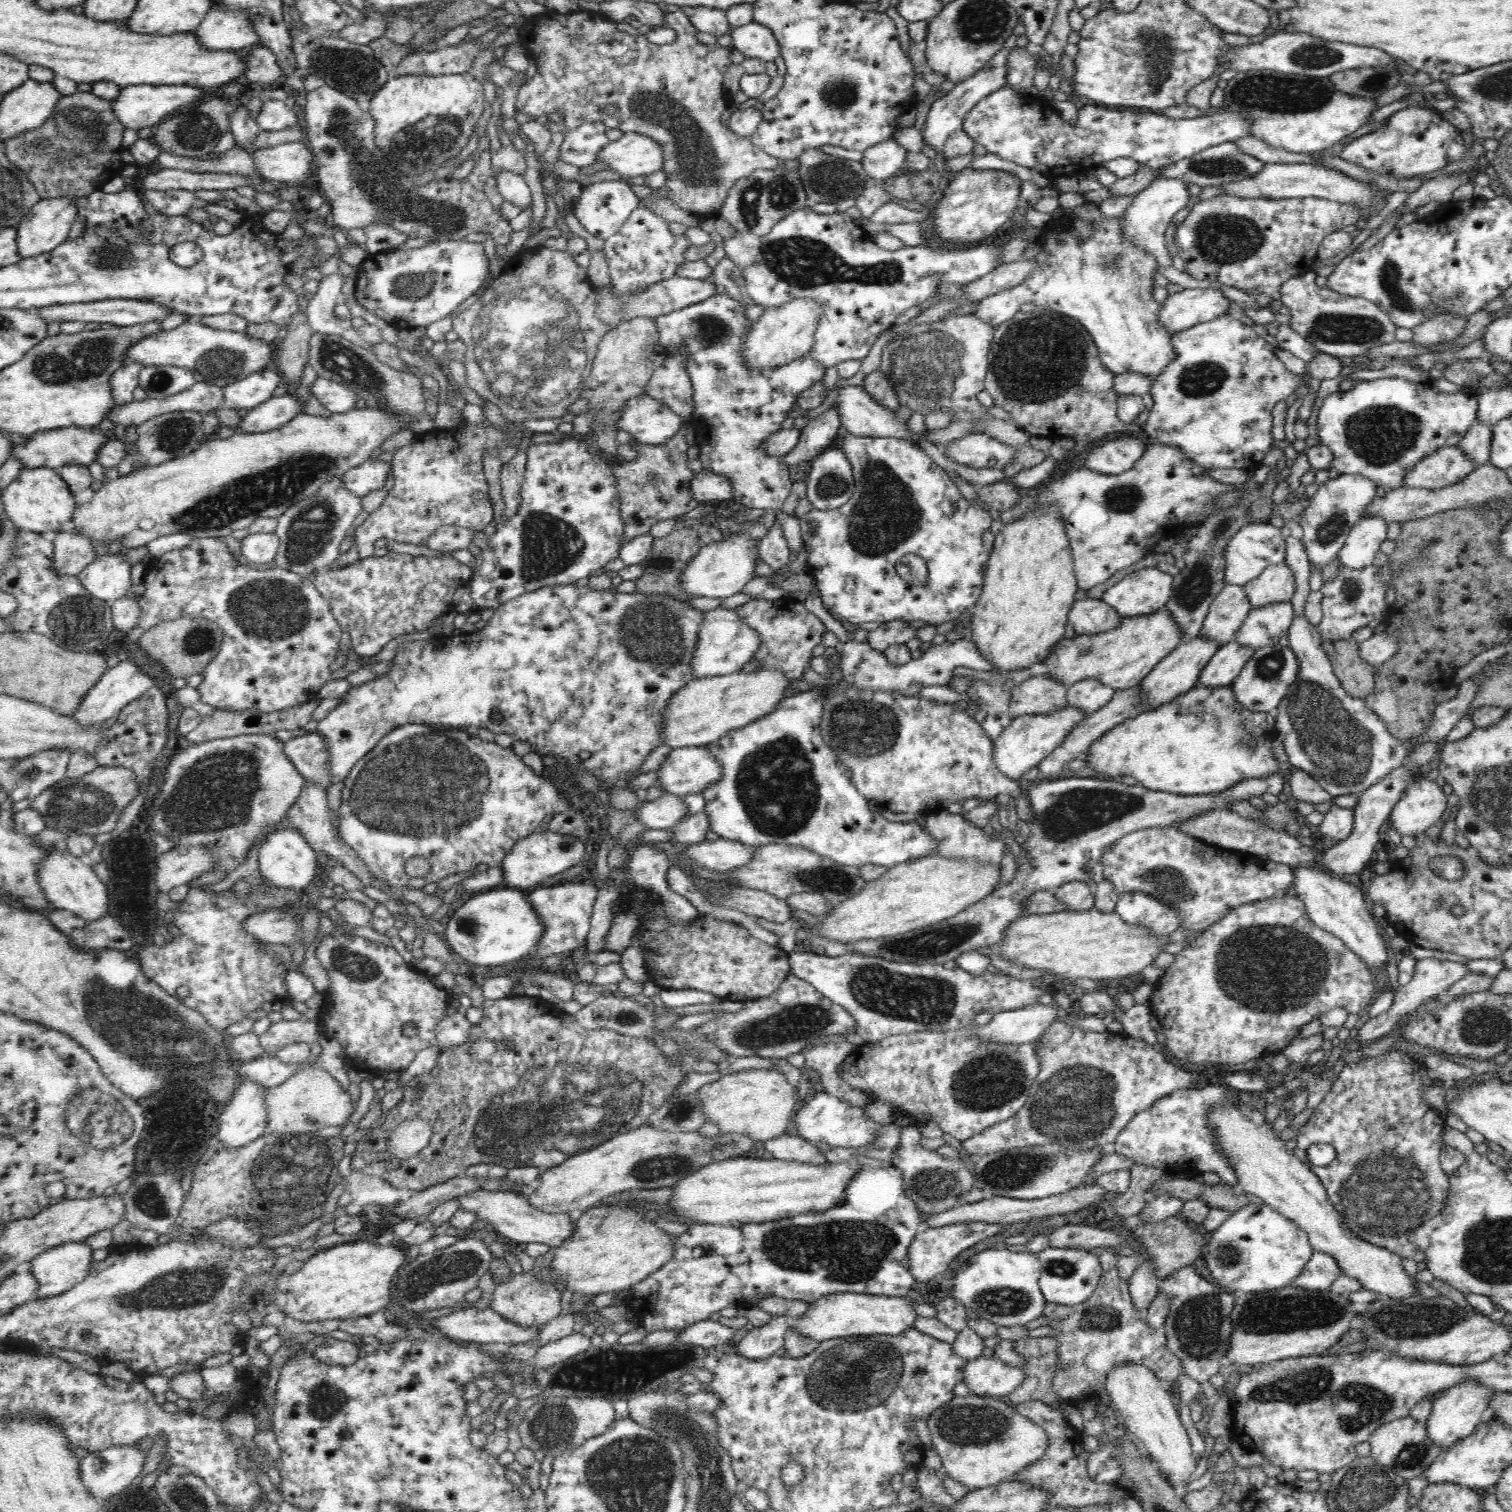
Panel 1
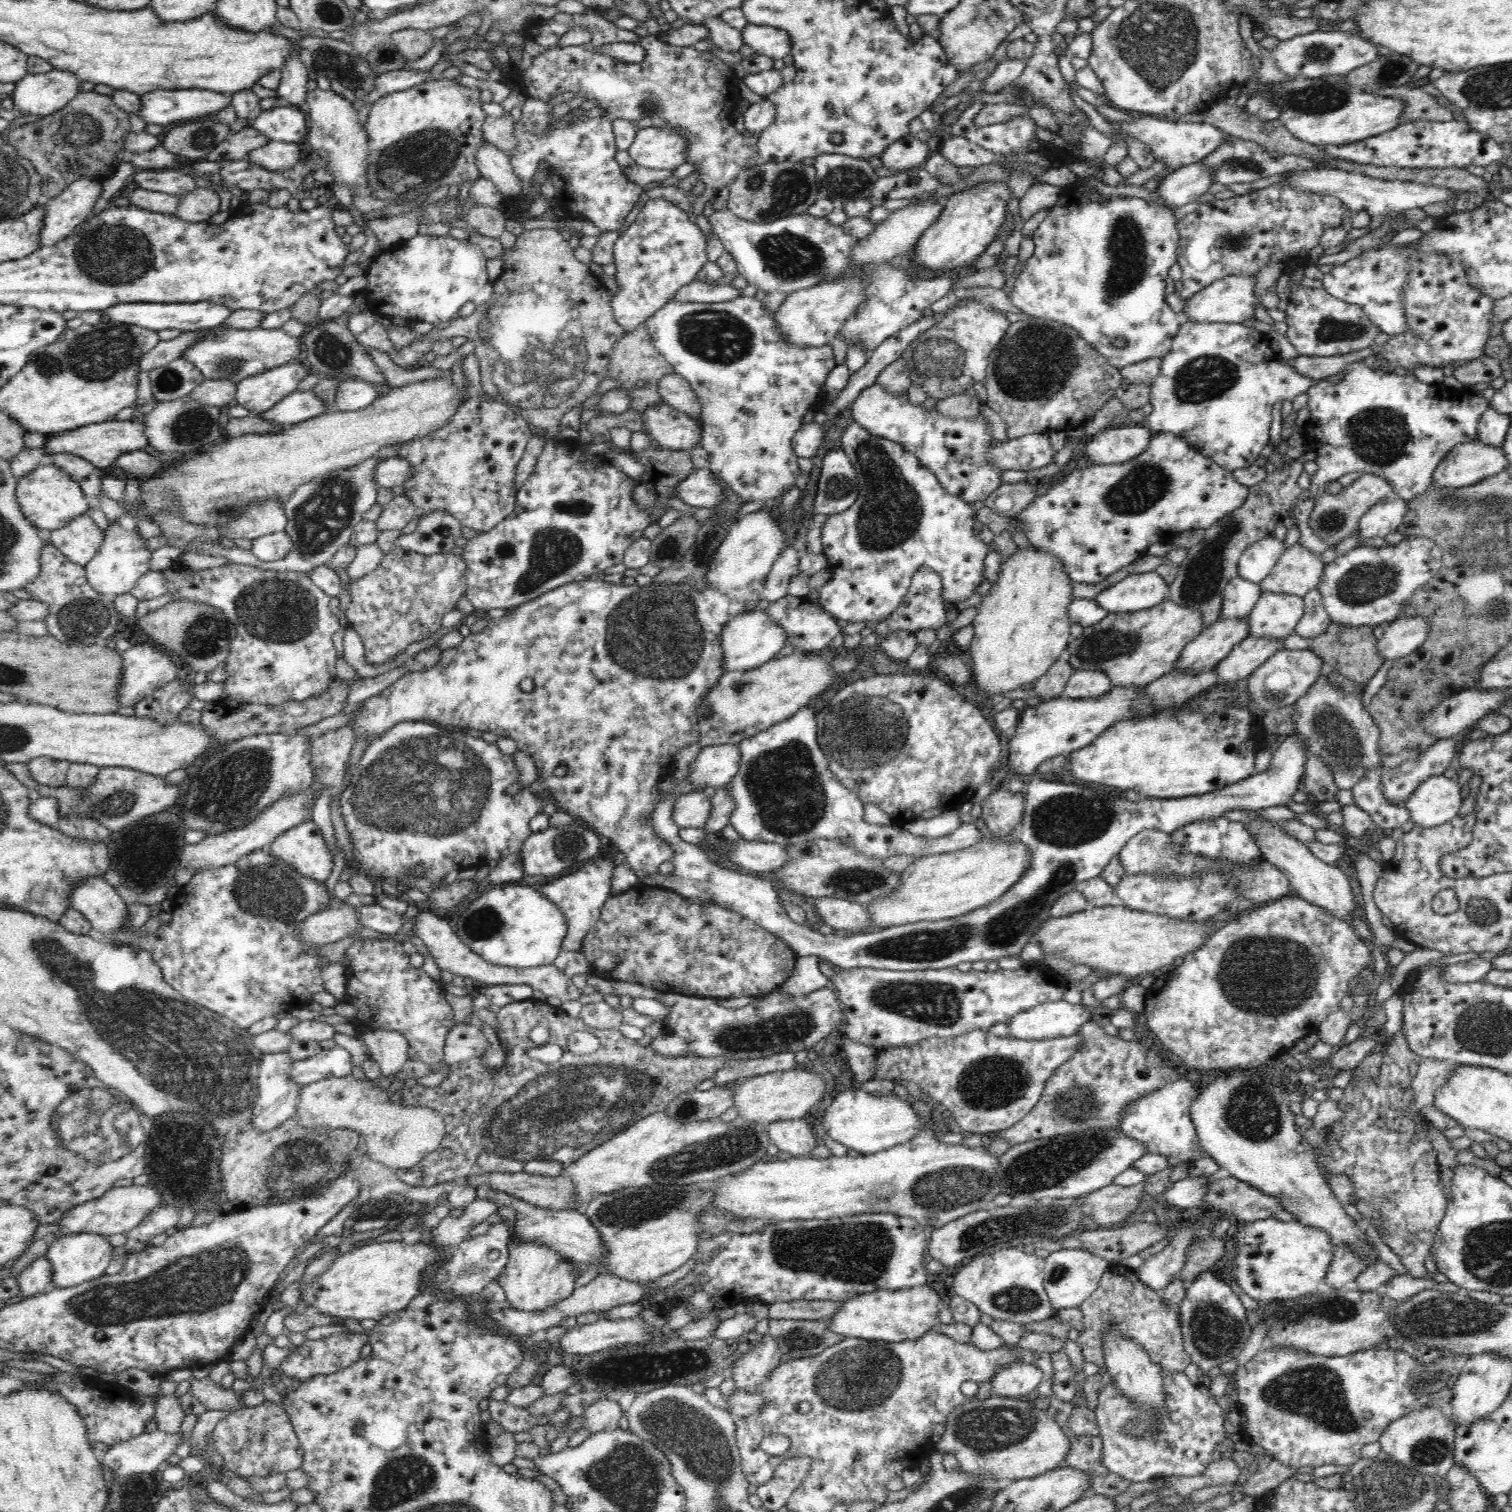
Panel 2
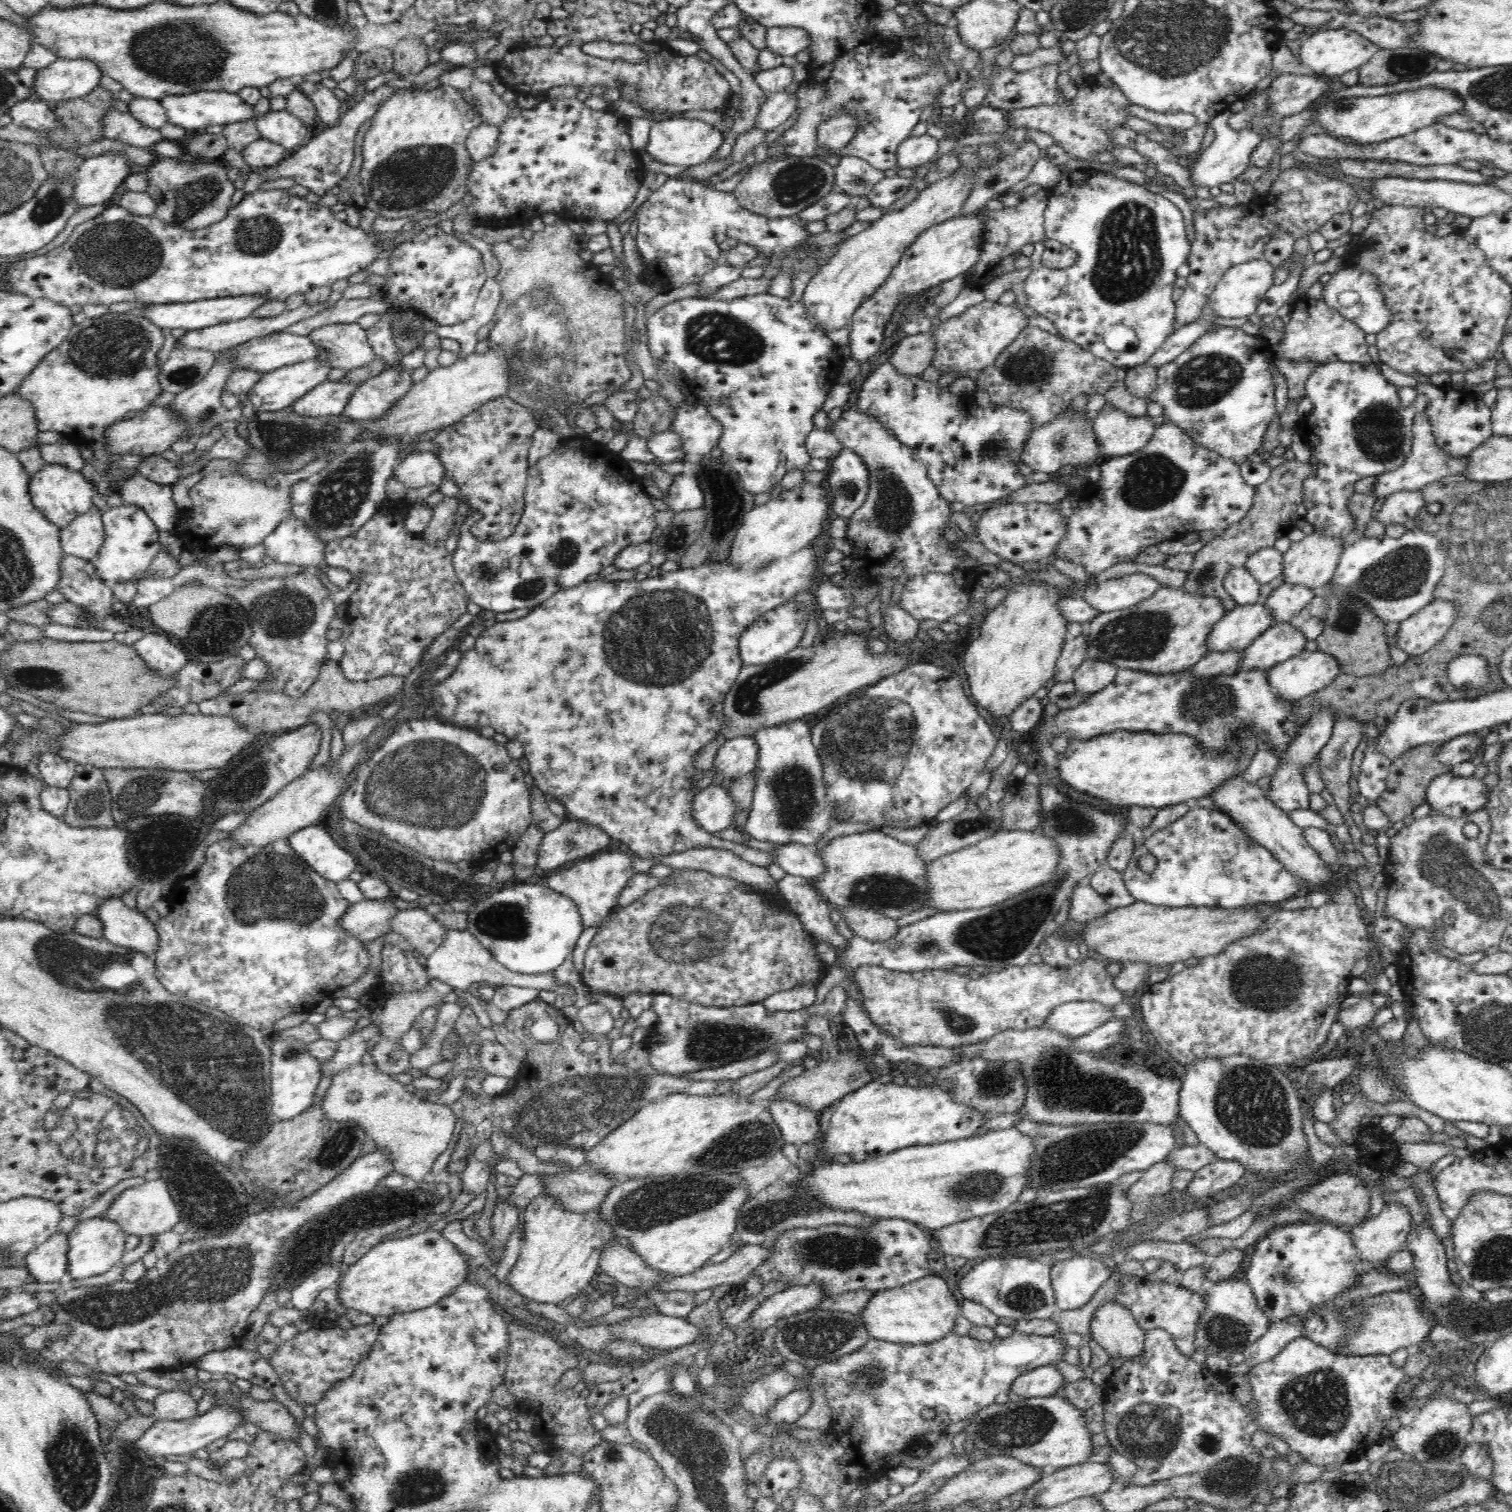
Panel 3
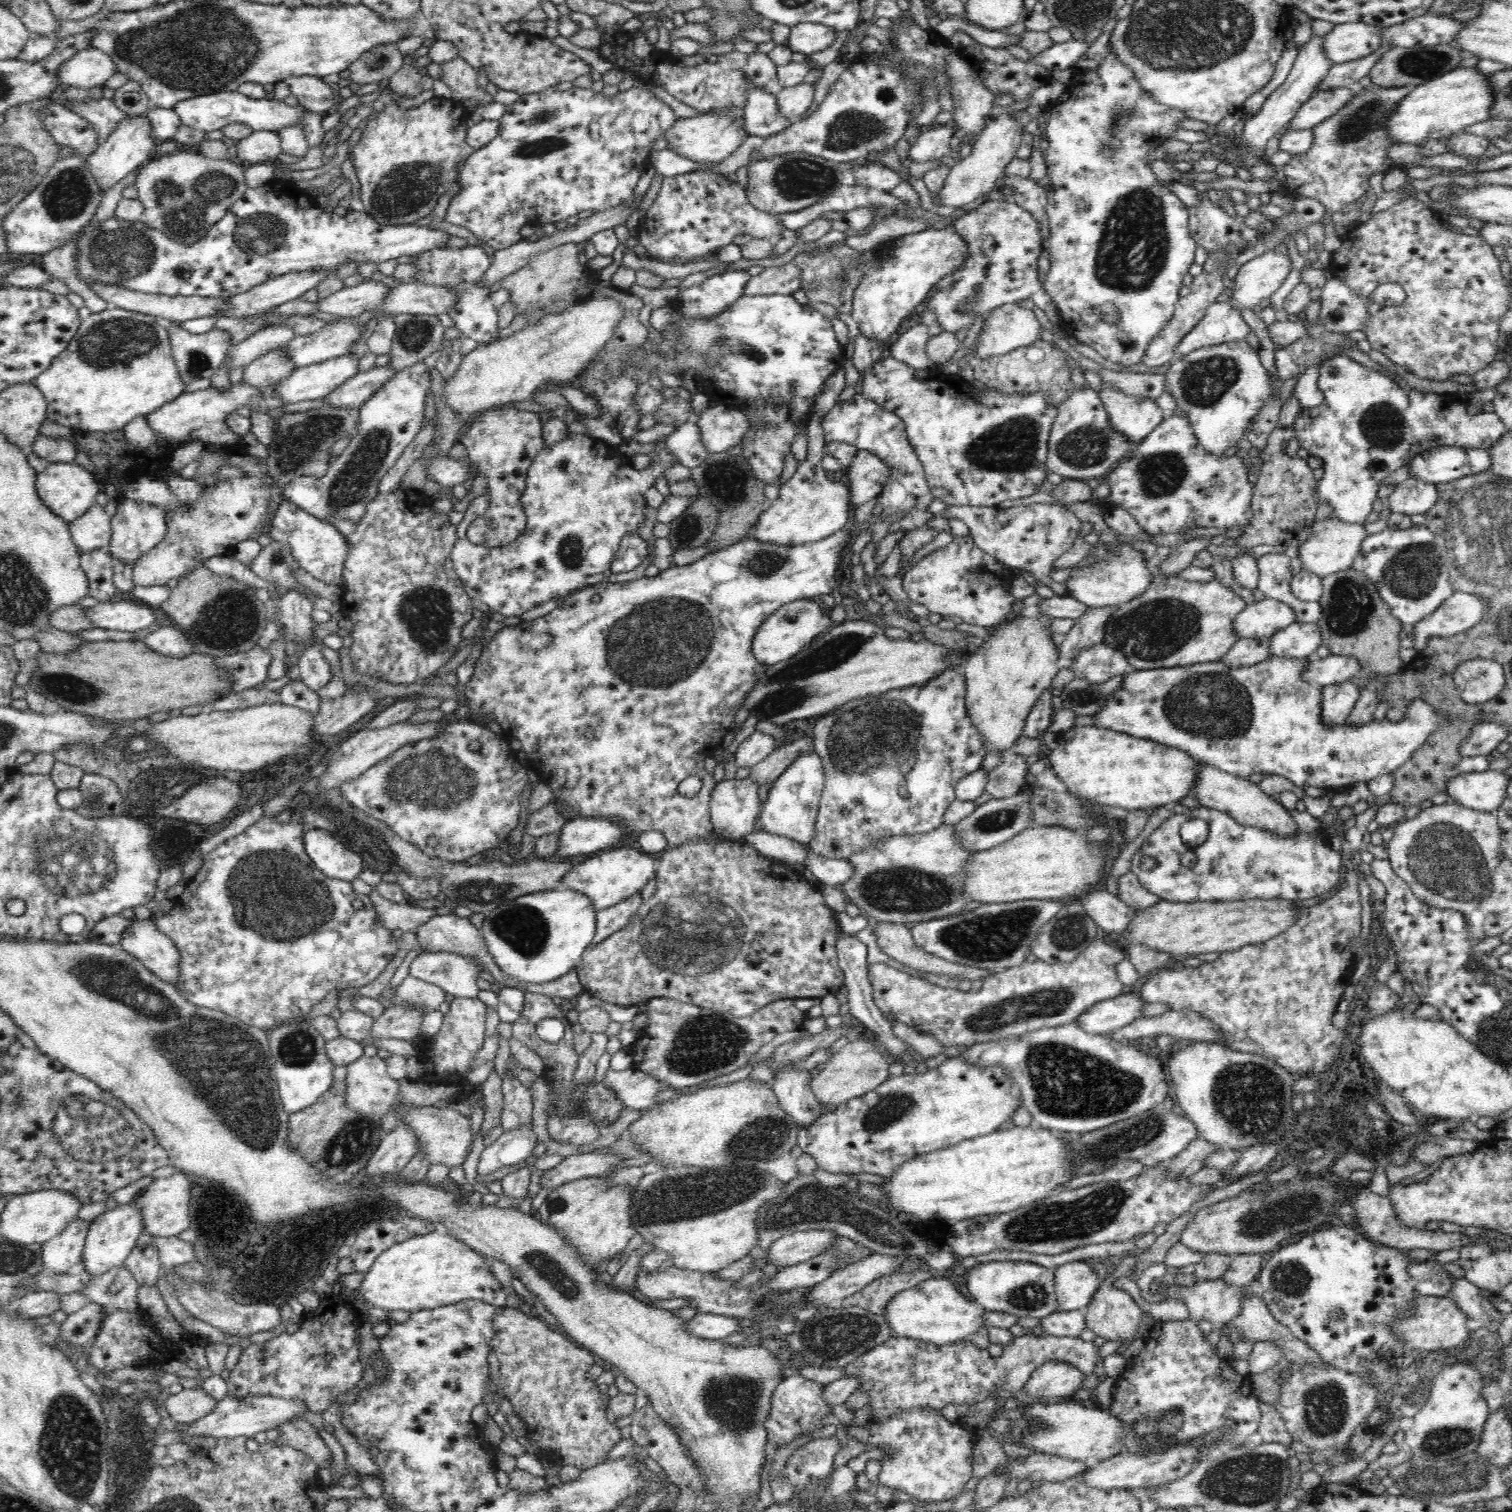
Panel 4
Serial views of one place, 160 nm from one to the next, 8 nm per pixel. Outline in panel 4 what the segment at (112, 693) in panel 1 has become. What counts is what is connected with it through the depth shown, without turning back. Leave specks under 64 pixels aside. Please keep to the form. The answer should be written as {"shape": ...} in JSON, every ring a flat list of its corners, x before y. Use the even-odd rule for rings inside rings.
{"shape":[[161,626,143,638,144,644,164,656,184,658,193,653,189,637,177,626]]}

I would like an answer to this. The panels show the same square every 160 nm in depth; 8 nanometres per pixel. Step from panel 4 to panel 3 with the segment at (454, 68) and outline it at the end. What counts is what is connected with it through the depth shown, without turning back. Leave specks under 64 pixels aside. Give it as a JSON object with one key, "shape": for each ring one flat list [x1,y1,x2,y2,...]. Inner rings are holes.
{"shape":[[474,77,468,92,475,96,483,124,494,125,498,128,505,124,508,116,510,116,511,109,501,96,492,91,489,82,480,81]]}

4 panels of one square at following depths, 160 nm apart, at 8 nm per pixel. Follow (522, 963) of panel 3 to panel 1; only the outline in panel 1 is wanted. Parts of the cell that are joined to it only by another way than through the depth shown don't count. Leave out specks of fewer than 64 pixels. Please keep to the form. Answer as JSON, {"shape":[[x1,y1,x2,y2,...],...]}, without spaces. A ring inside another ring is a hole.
{"shape":[[499,887,481,893,477,892,457,904,453,909,450,920,448,920,443,939,456,957,460,956,473,964,501,970,506,962,522,960,524,956,530,956,536,950,536,946,538,946,538,942,540,942,540,938,544,936,544,933,540,917,528,902,527,896,524,896,520,890,500,890,500,888,508,887]]}

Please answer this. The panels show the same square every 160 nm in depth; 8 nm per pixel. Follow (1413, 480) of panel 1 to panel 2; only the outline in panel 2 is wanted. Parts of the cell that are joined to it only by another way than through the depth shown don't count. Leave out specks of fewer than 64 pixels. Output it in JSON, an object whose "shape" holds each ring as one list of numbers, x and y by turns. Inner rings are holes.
{"shape":[[1477,440,1464,444,1457,444,1448,456,1438,464,1434,472,1434,484,1442,487,1460,488,1471,484,1476,484,1479,480,1487,479,1488,476,1496,476,1508,468,1508,459,1503,453,1501,446,1482,444]]}

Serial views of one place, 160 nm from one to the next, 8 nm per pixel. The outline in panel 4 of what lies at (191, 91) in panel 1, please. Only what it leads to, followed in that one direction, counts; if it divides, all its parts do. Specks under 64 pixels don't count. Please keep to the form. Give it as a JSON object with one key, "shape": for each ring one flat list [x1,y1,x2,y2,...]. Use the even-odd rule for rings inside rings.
{"shape":[[228,91,207,93,205,96,195,96,176,103,173,108,180,117,183,126,202,130,209,133,215,130,221,130,235,123,246,124,254,131,274,131,288,128,288,126,300,126,303,112,305,109,301,105,288,106,284,101,278,101,275,98,270,100,265,97,260,100,254,100,249,96,244,96,240,92]]}

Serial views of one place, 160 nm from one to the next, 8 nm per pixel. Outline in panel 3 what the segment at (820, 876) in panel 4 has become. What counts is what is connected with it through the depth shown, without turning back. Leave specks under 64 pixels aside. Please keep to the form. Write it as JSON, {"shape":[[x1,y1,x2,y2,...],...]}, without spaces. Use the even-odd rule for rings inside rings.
{"shape":[[782,844,770,852,770,857,773,858,774,864,784,869,788,875,814,880,826,872,824,860,808,845]]}

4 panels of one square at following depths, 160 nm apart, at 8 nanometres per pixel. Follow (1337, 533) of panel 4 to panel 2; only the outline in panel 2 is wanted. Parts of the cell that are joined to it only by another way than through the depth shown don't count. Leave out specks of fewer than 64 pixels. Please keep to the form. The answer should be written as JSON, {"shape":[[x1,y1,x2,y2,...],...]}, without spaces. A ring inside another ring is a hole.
{"shape":[[1303,544,1288,546,1277,560,1274,568,1258,586,1261,592,1282,592,1308,597,1315,594,1322,578,1325,564,1321,554,1314,554]]}

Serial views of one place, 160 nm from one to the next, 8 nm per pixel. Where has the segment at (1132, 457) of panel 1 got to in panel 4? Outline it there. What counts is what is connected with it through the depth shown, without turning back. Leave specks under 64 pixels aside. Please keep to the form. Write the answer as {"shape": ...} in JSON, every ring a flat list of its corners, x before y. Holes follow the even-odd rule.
{"shape":[[1104,383,1101,387,1100,397,1108,413,1109,424,1116,432,1127,436,1129,442,1139,445,1164,420,1163,412,1156,405,1156,400,1128,396,1114,388,1106,387]]}

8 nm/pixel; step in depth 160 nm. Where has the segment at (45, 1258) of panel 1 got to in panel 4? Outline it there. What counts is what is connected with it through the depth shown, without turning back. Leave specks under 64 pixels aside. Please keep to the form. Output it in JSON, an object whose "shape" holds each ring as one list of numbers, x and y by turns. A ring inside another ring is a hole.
{"shape":[[133,1201,98,1215,89,1224,86,1235,81,1256,84,1270,88,1274,102,1274,115,1266,122,1265,144,1230,141,1210,133,1204]]}

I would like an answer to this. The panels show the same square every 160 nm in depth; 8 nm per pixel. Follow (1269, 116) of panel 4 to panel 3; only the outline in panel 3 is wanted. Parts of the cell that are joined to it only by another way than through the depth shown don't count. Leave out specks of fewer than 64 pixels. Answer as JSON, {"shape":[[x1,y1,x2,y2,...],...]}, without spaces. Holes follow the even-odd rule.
{"shape":[[1224,110,1214,120,1210,120,1210,127,1215,133,1214,140,1198,155,1196,162,1188,168,1193,187,1206,193,1213,186,1220,186,1224,182,1234,182,1248,168,1250,155,1262,140,1260,134,1250,129,1233,130,1227,124,1229,112]]}

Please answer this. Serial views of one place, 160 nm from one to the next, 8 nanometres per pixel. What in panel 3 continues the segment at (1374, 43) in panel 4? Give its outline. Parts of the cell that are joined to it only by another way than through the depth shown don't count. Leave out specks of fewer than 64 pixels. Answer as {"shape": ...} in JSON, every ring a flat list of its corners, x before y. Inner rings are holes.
{"shape":[[1350,28,1318,30,1307,38,1301,39,1298,60,1313,73,1325,76,1342,76,1345,72,1356,70,1366,64,1379,50,1379,46,1364,38,1359,32]]}

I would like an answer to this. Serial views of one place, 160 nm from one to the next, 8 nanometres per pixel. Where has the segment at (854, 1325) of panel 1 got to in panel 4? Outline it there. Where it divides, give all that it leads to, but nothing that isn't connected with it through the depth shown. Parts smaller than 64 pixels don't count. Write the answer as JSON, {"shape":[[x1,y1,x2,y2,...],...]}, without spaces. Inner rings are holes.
{"shape":[[947,1275,942,1277,932,1277,924,1282,920,1282,916,1288,908,1288,904,1292,898,1292,890,1302,884,1312,888,1327,892,1329,895,1337,912,1338,916,1341,924,1341,936,1345,956,1344,969,1340,972,1334,976,1334,980,1328,988,1328,984,1325,984,1308,975,1302,967,1300,951,1283]]}

